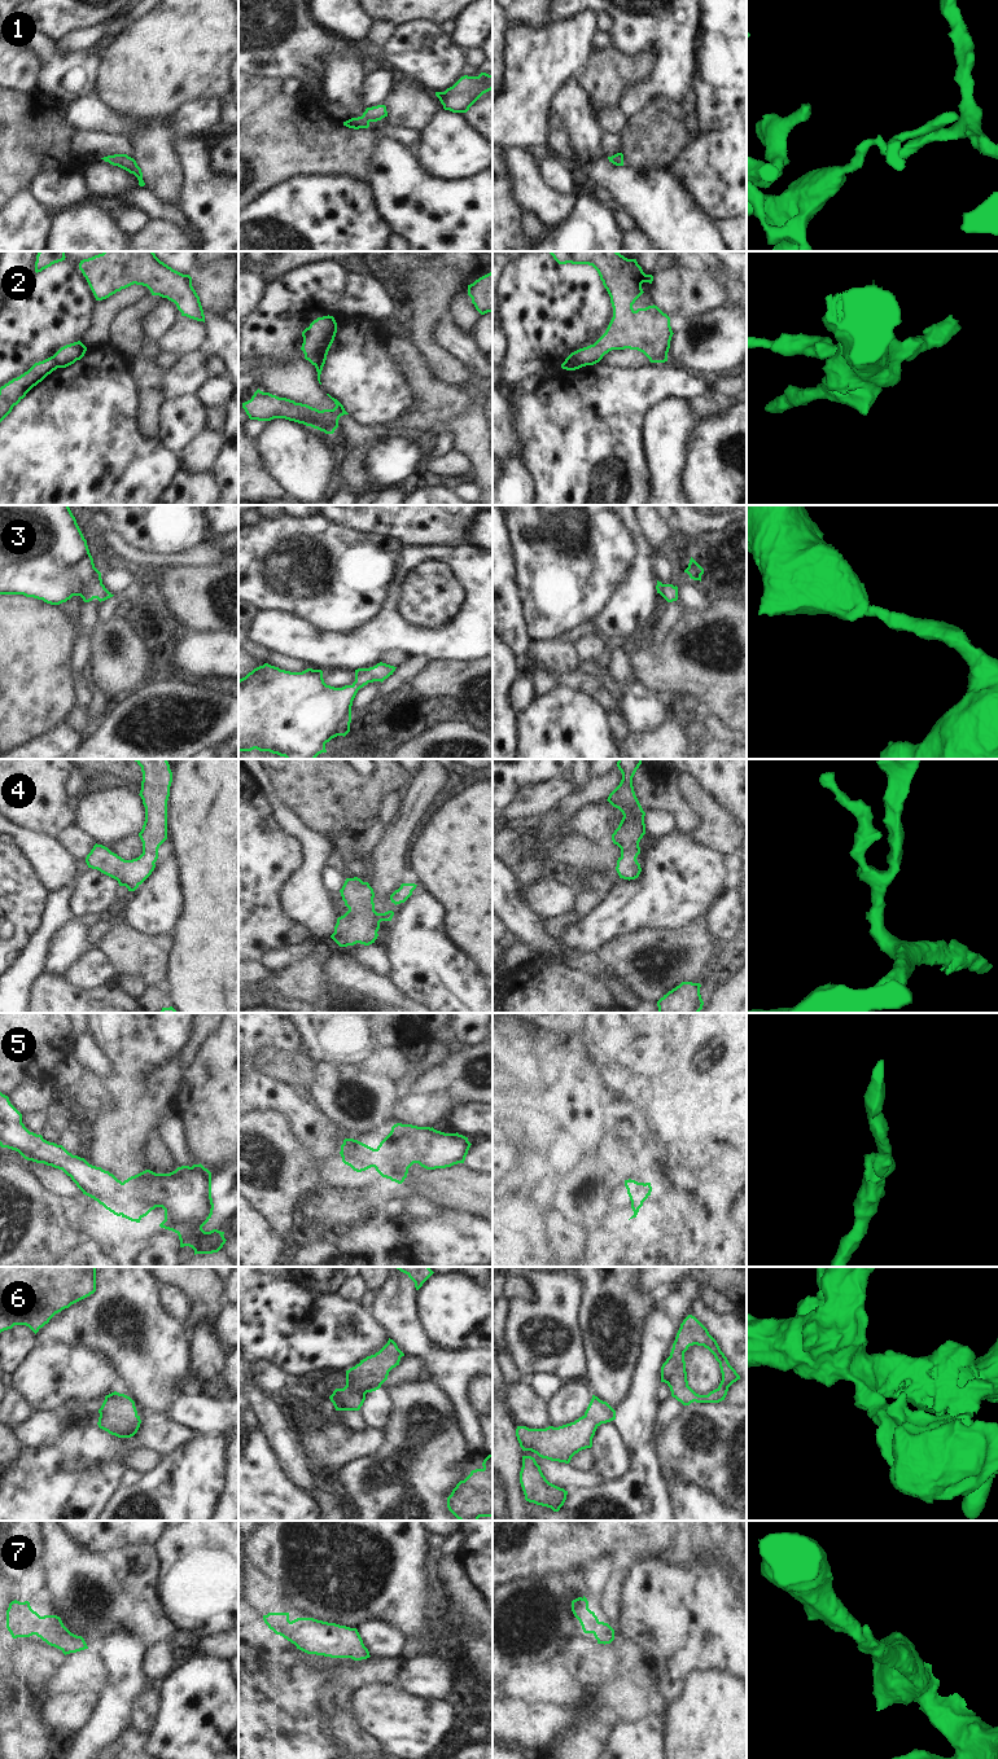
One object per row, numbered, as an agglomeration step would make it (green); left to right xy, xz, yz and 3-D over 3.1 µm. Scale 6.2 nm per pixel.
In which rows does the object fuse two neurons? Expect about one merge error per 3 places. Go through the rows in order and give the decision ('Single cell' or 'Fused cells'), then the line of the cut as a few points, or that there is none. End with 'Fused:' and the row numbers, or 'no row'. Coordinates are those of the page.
1: Single cell. No split
2: Fused cells. Split along yz (565, 359), (576, 358), (583, 365)
3: Single cell. No split
4: Single cell. No split
5: Single cell. No split
6: Single cell. No split
7: Single cell. No split
Fused: 2

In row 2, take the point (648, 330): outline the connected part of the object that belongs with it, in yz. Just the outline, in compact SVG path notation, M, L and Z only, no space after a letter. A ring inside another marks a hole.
M548 251L559 264L592 266L607 289L613 317L605 333L587 347L572 352L583 367L599 363L612 350L638 350L651 363L667 361L673 330L670 317L657 306L632 308L644 293L643 282L652 284L636 259L627 259L618 251Z

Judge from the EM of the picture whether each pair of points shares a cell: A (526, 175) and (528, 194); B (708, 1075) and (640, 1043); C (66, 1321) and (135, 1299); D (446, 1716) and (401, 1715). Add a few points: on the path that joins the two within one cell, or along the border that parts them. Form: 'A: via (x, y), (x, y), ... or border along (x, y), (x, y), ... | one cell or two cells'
A: via (526, 180), (528, 189) | one cell
B: border along (673, 1027), (678, 1035), (677, 1055), (661, 1087) | two cells
C: via (83, 1319), (101, 1301), (118, 1294) | one cell
D: via (434, 1718), (432, 1720), (412, 1720) | one cell

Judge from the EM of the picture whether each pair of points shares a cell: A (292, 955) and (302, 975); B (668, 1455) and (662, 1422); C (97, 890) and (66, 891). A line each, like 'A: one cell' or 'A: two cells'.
A: two cells
B: two cells
C: two cells

